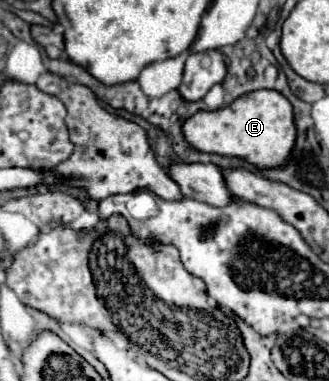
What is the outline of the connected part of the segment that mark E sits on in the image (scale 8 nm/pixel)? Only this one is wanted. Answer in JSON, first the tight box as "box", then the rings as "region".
{"box":[181,90,295,170],"region":[[[253,90],[239,96],[225,108],[199,110],[181,124],[185,142],[199,150],[221,156],[243,158],[259,170],[281,168],[291,158],[295,146],[295,118],[291,102],[277,90]]]}

